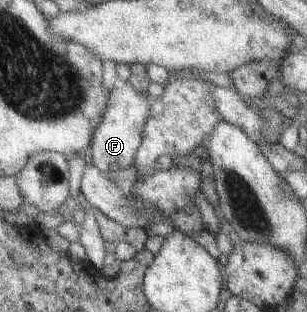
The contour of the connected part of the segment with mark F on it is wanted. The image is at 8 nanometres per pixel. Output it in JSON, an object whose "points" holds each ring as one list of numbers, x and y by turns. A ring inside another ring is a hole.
{"points":[[130,82,117,83,110,91,102,121,94,132,90,153,92,163,102,175,106,176,111,170,128,169,134,165,136,151,138,151,142,141,146,119,150,115,152,100,153,98,146,93,140,93,138,89,134,89]]}

